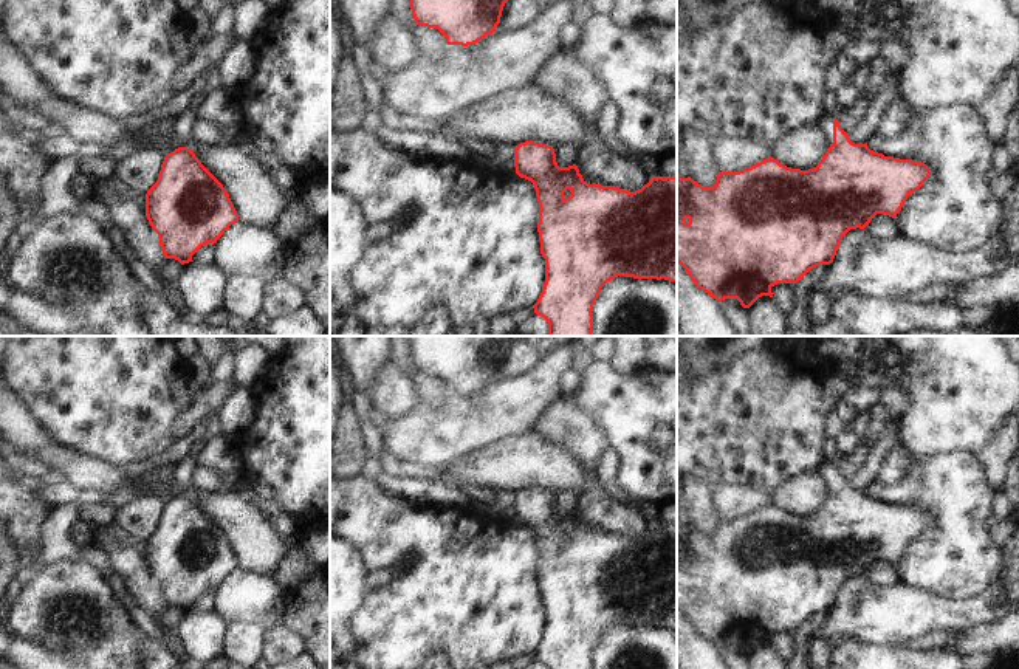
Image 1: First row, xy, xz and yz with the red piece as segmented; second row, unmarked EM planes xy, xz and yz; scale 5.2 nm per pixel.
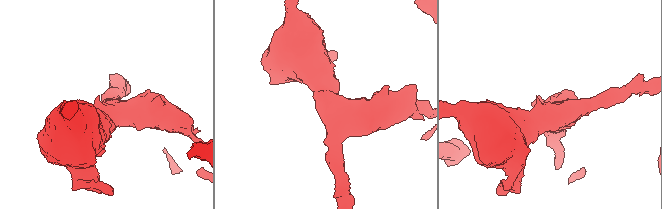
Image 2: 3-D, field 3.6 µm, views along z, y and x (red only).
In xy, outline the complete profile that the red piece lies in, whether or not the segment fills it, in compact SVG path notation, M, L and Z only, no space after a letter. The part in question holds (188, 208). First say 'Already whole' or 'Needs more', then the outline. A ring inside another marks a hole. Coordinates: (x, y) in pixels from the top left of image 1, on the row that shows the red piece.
Needs more. M187 107L172 127L177 149L164 156L156 183L146 194L146 215L166 259L181 265L238 221L223 184L195 156L192 127L197 108Z

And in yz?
Needs more. M827 110L818 119L818 127L829 149L818 166L808 170L787 167L770 156L739 172L719 172L712 187L677 173L677 262L694 285L717 302L737 299L743 308L750 308L762 296L773 297L774 285L798 283L810 269L830 265L850 229L864 229L877 214L895 218L907 197L931 177L921 161L884 156L867 144L852 142Z

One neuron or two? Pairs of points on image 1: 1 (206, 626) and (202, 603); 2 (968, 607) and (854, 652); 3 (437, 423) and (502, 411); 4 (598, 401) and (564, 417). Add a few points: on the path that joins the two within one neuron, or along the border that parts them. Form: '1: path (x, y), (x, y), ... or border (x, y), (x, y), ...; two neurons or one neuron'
1: border (191, 609), (195, 612), (212, 612); two neurons
2: border (898, 641), (866, 644), (844, 638), (835, 646); two neurons
3: path (452, 423), (487, 415); one neuron
4: border (572, 397), (601, 429), (604, 437); two neurons

